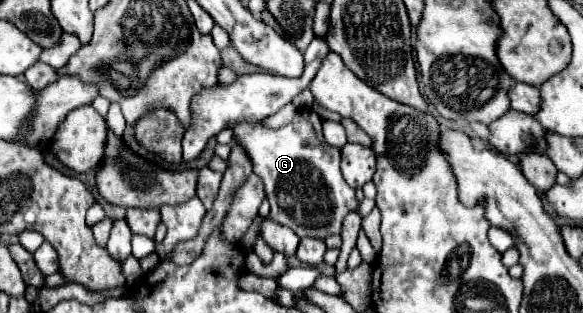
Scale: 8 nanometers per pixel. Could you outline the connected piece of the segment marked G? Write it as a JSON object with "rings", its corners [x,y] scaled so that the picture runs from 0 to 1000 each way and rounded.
{"rings":[[[518,348],[504,367],[501,393],[480,412],[456,406],[449,387],[408,387],[398,399],[401,450],[422,482],[432,514],[436,553],[449,572],[456,636],[463,642],[463,693],[491,725],[497,725],[511,757],[545,757],[556,764],[569,744],[583,744],[587,700],[593,681],[614,661],[607,604],[590,578],[583,553],[583,482],[559,463],[552,431],[552,380],[535,348]]]}

